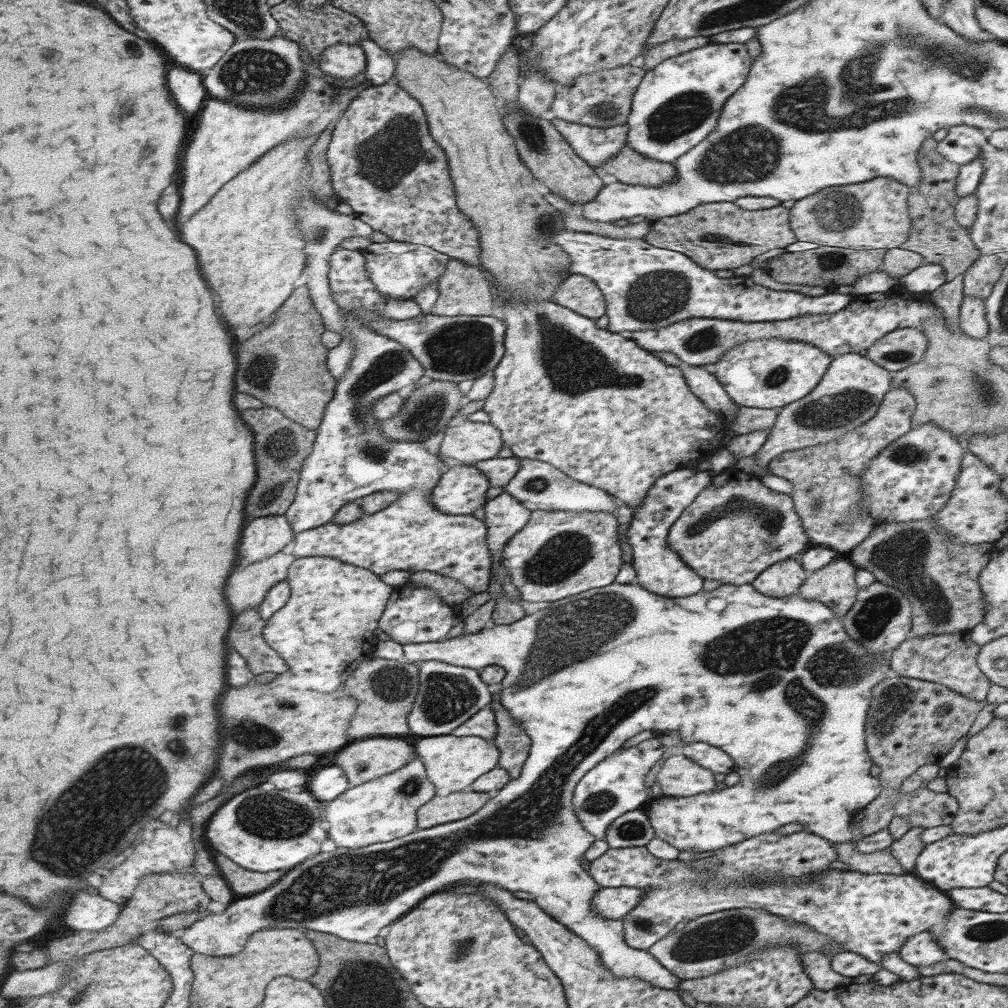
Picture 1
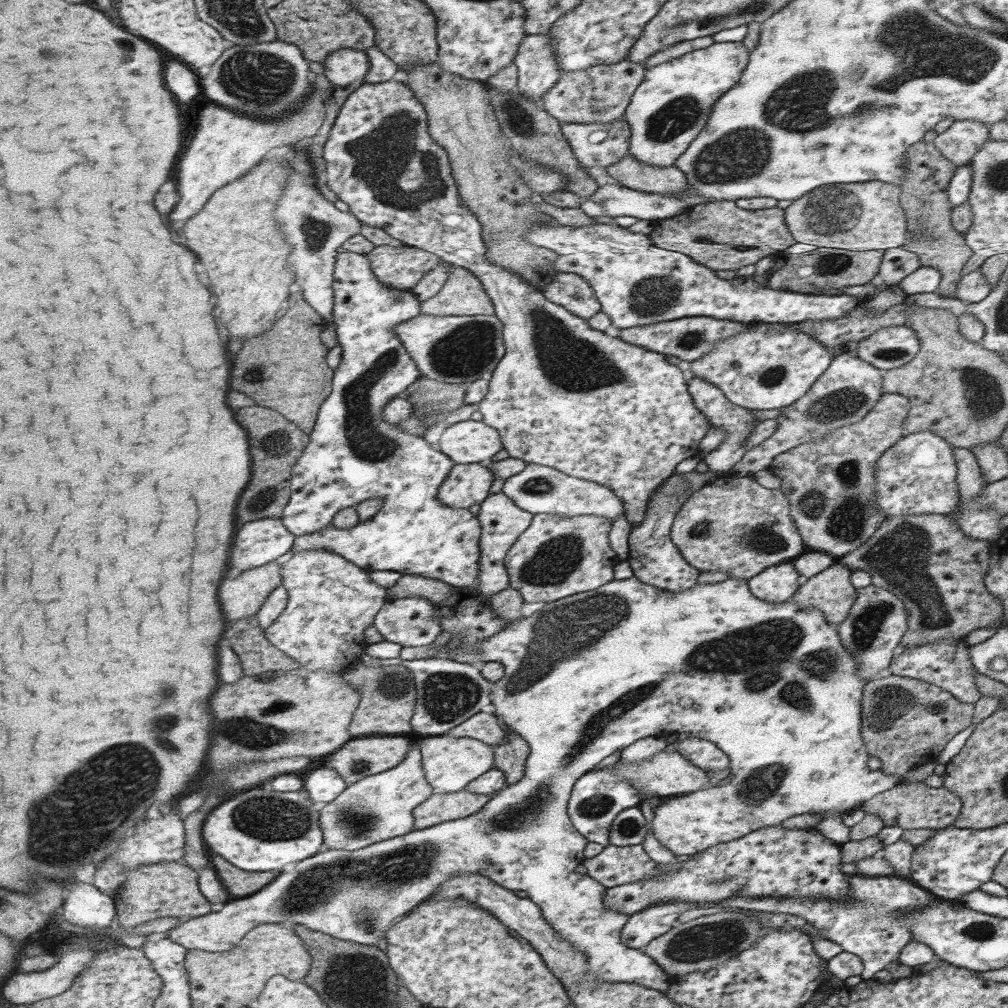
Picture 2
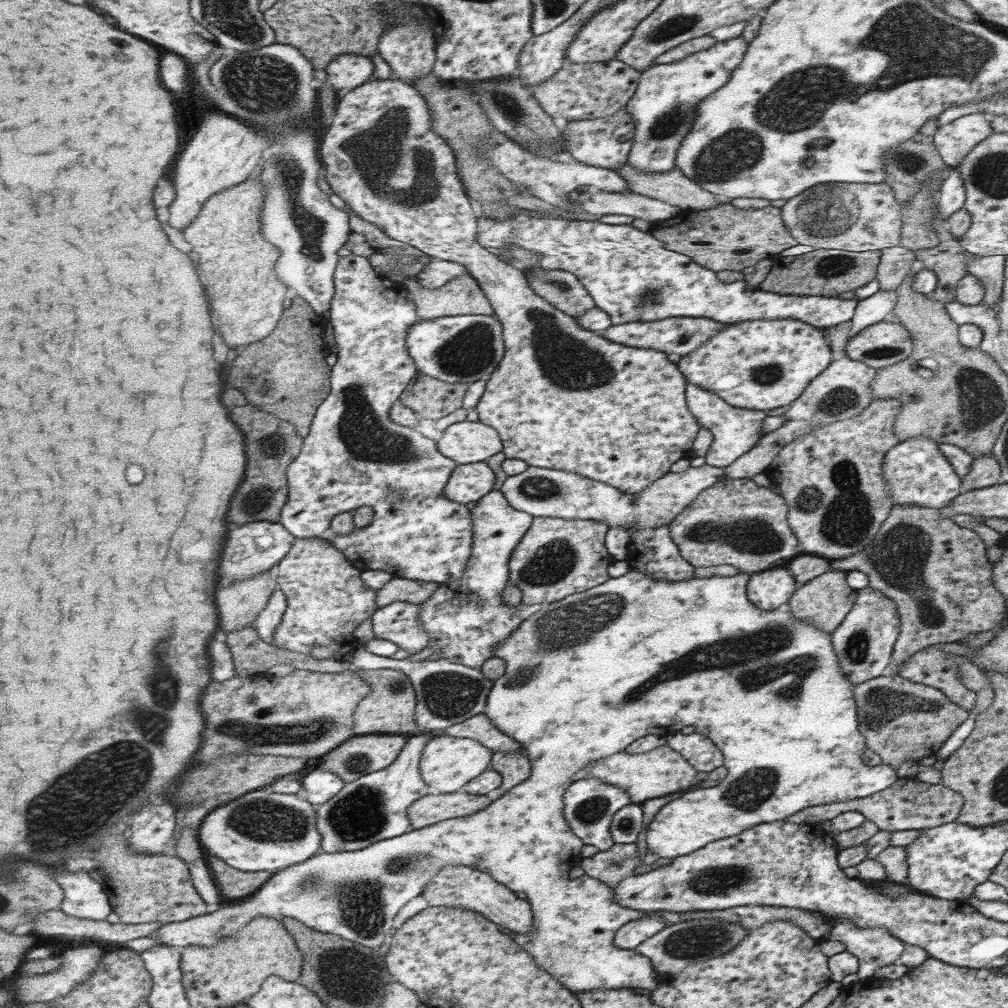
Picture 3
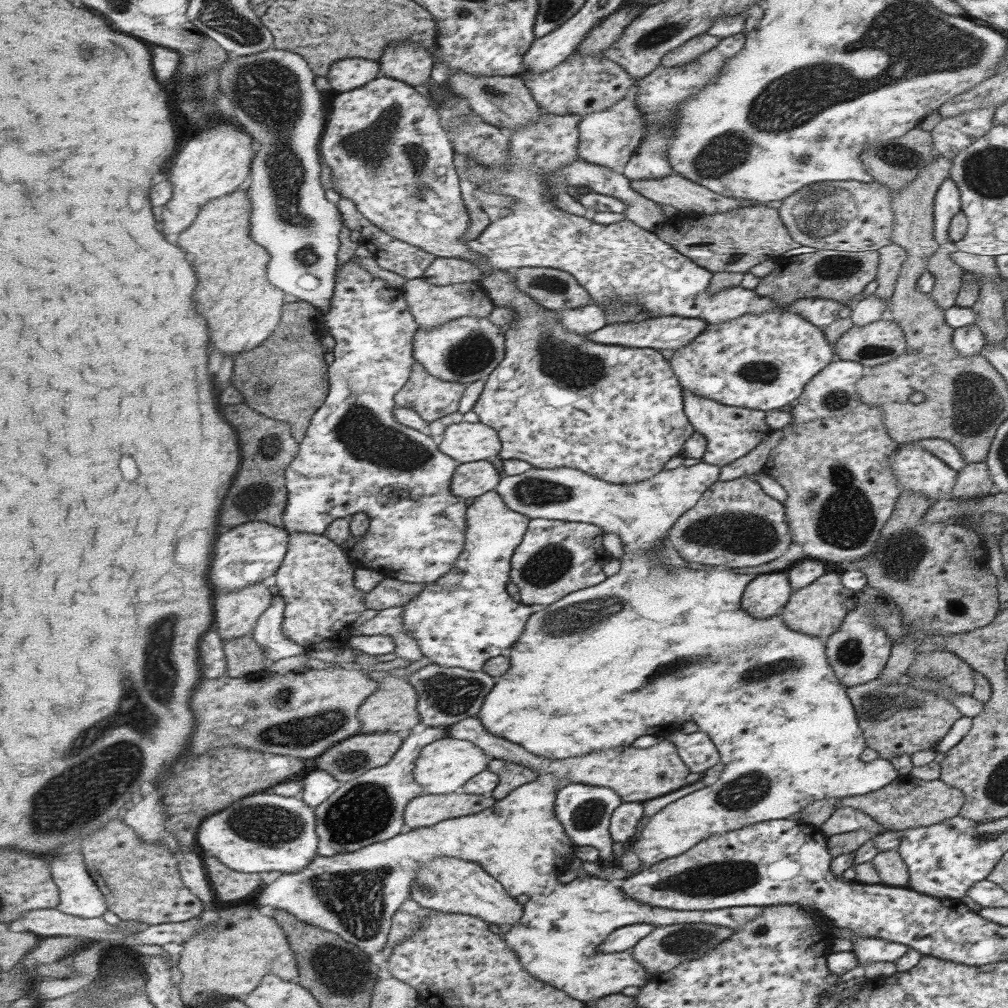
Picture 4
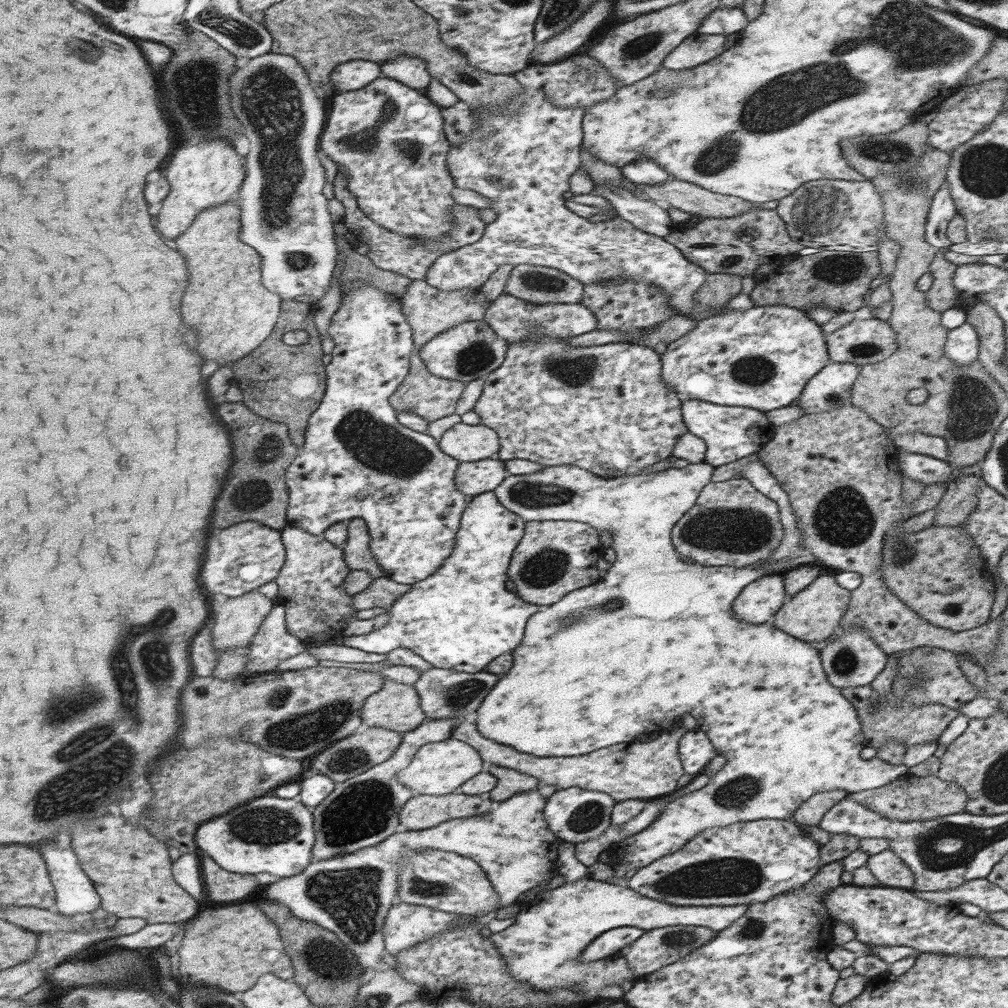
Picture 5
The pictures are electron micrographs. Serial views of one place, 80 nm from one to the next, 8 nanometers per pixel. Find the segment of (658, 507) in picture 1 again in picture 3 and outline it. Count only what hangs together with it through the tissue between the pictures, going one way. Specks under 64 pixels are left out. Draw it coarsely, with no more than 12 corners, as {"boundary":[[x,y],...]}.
{"boundary":[[668,525],[629,534],[625,559],[658,580],[687,580],[693,566]]}

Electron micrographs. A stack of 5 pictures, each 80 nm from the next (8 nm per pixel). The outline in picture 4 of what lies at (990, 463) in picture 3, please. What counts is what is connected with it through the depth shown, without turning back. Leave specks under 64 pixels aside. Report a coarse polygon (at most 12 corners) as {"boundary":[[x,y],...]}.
{"boundary":[[984,462],[956,473],[947,499],[973,499],[993,490]]}

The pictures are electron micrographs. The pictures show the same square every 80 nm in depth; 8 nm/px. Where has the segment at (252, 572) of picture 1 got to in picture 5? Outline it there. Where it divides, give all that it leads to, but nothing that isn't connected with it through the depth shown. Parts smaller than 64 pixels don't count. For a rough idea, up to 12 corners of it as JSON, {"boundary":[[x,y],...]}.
{"boundary":[[259,589],[214,605],[219,652],[251,646],[276,605]]}

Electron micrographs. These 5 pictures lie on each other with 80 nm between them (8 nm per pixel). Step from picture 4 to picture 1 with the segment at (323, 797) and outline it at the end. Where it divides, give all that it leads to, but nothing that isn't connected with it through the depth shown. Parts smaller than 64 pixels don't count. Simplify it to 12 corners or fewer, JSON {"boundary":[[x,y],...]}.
{"boundary":[[327,764],[307,790],[319,800],[340,797],[352,782],[343,767]]}

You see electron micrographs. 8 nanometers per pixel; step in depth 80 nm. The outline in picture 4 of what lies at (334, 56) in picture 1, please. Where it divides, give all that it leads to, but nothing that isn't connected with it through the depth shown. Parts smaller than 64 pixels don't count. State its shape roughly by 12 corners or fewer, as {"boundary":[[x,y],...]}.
{"boundary":[[344,58],[327,78],[339,93],[381,76],[380,61]]}

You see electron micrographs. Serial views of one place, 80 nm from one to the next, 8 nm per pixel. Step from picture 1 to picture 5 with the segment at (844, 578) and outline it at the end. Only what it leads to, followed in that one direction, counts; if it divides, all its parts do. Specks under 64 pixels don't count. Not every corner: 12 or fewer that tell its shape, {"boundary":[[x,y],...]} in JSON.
{"boundary":[[819,575],[789,596],[771,622],[815,644],[829,637],[851,591]]}

